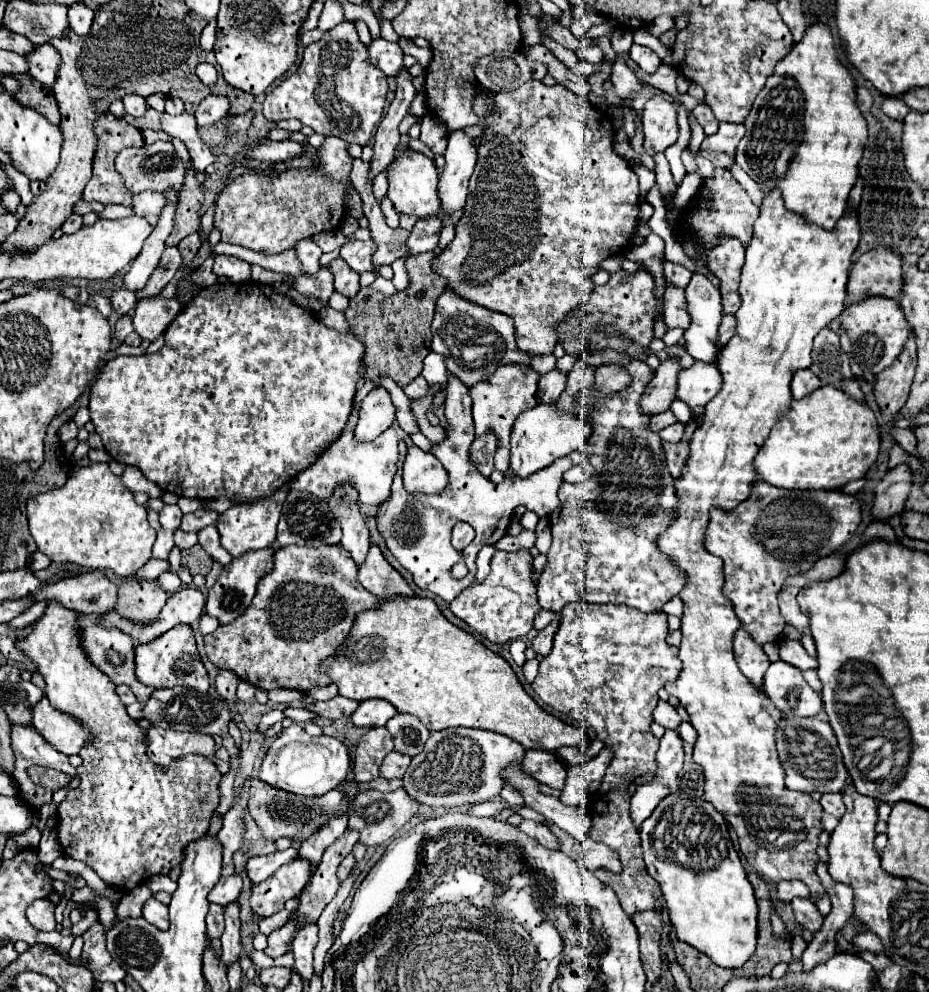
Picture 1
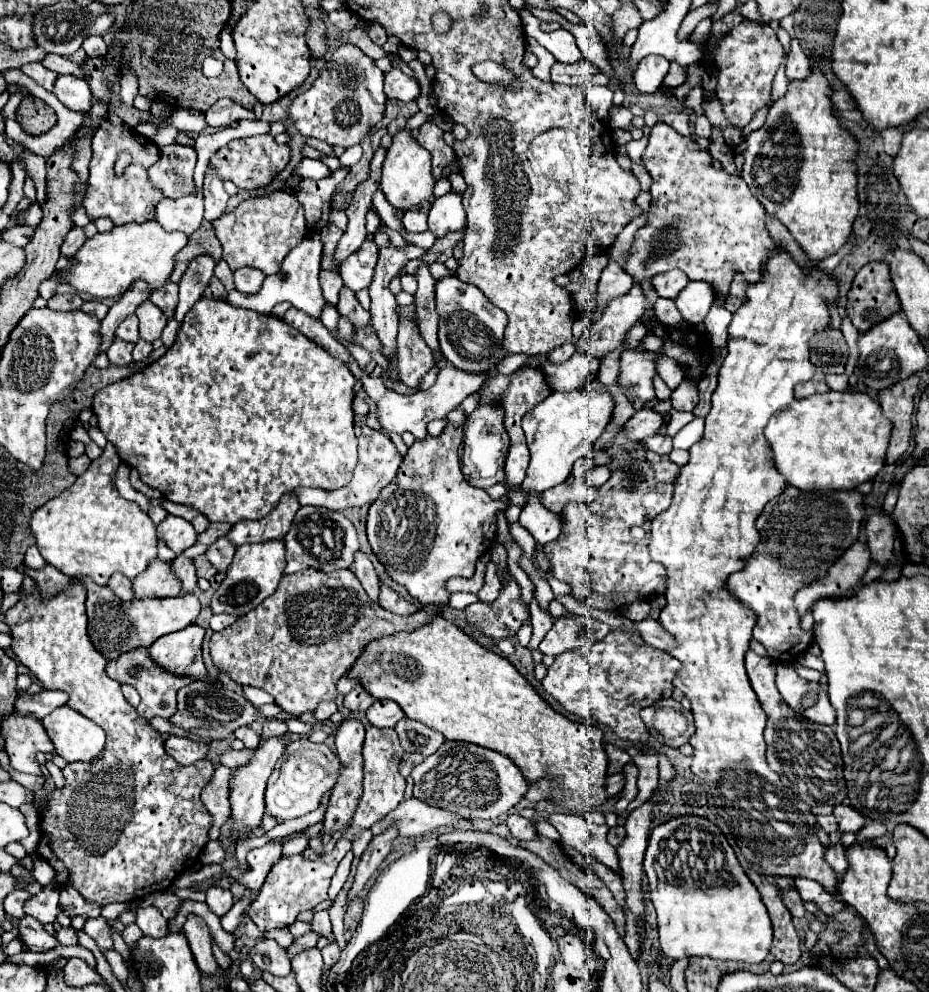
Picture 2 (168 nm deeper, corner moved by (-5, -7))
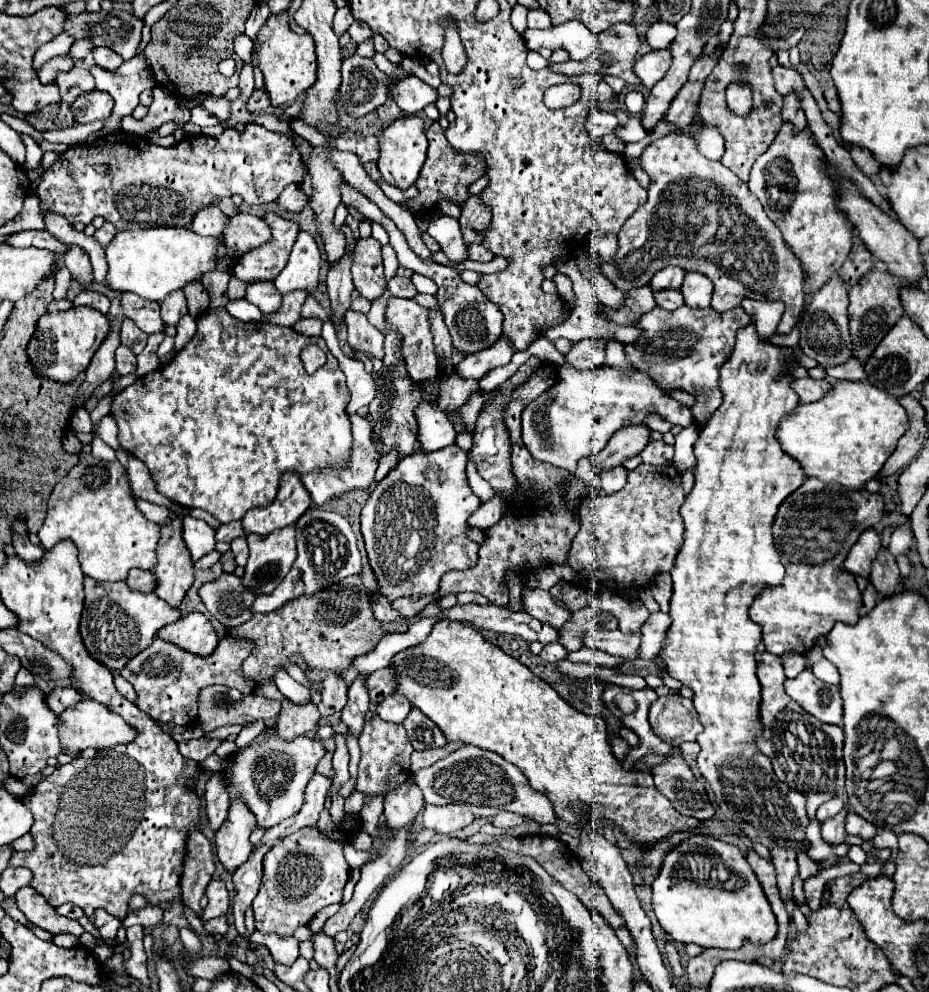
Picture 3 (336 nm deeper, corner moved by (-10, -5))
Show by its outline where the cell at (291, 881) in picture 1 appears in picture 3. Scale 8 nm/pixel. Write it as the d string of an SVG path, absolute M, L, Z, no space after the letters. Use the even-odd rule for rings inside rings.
M314 825L278 841L264 857L264 877L252 905L256 929L262 933L292 935L296 927L308 925L322 907L342 901L348 873L350 867L344 859L342 843L320 835Z

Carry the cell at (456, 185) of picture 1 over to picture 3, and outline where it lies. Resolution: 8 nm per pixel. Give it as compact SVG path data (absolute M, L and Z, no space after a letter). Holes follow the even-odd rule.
M440 215L436 221L430 221L428 233L440 243L442 251L448 255L450 261L458 263L466 259L466 243L462 241L458 219L450 215Z

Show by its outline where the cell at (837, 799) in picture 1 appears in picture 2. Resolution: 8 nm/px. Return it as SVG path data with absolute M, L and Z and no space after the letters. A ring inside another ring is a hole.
M837 805L833 815L837 817L841 833L859 833L865 827L865 819L861 817L861 813L853 811L849 805Z

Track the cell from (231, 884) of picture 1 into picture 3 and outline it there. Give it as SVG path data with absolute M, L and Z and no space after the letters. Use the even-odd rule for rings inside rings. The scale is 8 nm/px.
M218 879L210 881L206 887L206 897L208 897L208 905L200 917L202 921L226 915L226 911L230 909L230 895L224 881L218 881Z

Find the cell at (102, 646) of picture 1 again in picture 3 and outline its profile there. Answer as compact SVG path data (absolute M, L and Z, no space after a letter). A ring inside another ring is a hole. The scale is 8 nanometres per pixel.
M224 637L220 645L216 647L214 655L208 655L202 659L200 655L190 655L186 651L178 651L172 643L162 643L162 639L154 639L146 651L138 653L134 659L128 661L128 665L120 671L120 675L130 681L138 693L136 705L148 713L158 723L176 723L176 725L188 725L196 721L196 697L202 687L208 685L226 685L236 687L244 691L244 695L250 695L254 691L254 683L242 677L240 665L250 655L252 643L244 639L230 639Z

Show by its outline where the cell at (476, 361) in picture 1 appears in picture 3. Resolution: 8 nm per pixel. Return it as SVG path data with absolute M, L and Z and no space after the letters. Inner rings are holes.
M340 179L338 183L338 189L340 189L340 195L342 195L342 203L348 205L348 207L354 207L360 215L368 217L370 221L376 221L380 223L388 235L390 235L390 245L394 247L396 255L398 255L398 261L402 267L408 267L412 269L414 273L420 273L424 277L430 277L436 285L438 285L438 293L436 293L436 299L440 301L440 307L444 311L444 319L446 319L446 327L452 335L452 343L458 351L470 355L470 353L478 353L478 351L484 351L488 347L492 347L500 337L502 337L502 311L490 303L486 299L486 295L476 287L476 285L468 285L460 279L458 271L452 269L452 267L446 267L446 265L438 265L436 261L422 261L412 249L410 245L406 243L406 237L404 233L396 227L396 223L374 203L370 201L366 195L362 195L356 187L352 187L350 183L346 183L344 179Z

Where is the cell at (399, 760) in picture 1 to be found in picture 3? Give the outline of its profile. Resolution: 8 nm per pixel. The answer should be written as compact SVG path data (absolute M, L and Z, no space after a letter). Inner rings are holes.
M448 743L448 745L446 745L446 747L442 747L442 749L414 751L414 753L412 753L412 765L410 765L410 771L414 773L414 771L418 771L418 769L422 769L422 767L428 767L428 765L436 763L438 759L446 757L448 753L452 753L452 751L456 751L456 749L458 749L458 745L456 745L456 743Z

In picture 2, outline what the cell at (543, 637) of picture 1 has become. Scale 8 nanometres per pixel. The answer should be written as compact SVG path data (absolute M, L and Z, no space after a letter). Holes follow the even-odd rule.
M583 615L559 617L559 619L555 619L551 631L541 641L539 649L543 655L557 657L565 651L589 647L589 645L605 639L605 635L609 631L611 631L609 625L605 625L597 619L591 619L591 617L583 617Z

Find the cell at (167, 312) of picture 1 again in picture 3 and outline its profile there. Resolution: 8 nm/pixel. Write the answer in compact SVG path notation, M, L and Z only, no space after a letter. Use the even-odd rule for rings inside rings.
M122 293L122 307L124 307L124 315L132 319L144 333L152 335L164 331L158 303L142 299L134 293Z

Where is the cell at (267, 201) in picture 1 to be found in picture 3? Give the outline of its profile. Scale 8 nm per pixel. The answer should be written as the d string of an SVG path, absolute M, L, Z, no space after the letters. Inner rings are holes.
M266 211L262 219L272 229L270 241L266 241L260 247L254 247L252 251L244 253L238 261L234 261L234 275L244 283L272 281L274 275L278 275L282 267L286 267L286 259L290 255L294 239L300 233L296 221L276 215L272 211Z

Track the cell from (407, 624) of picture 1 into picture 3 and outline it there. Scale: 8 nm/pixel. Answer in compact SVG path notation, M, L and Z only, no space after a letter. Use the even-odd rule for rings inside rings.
M446 619L438 621L424 643L392 657L392 669L396 673L396 693L404 695L412 707L432 719L448 741L462 741L506 757L526 775L534 791L552 801L556 817L566 823L592 825L594 821L612 821L620 825L630 839L644 845L650 845L672 831L700 825L698 819L680 815L674 809L670 799L656 789L652 773L622 769L610 749L602 717L592 717L572 709L546 681L536 677L514 657L506 655L500 647L488 643L472 625Z

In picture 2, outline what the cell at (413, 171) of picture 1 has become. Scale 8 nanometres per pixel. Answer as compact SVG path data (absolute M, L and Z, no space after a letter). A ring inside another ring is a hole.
M401 129L393 135L393 143L387 149L383 167L381 167L381 191L387 201L397 209L417 209L421 201L433 199L433 175L431 175L431 155L415 141L411 131Z

